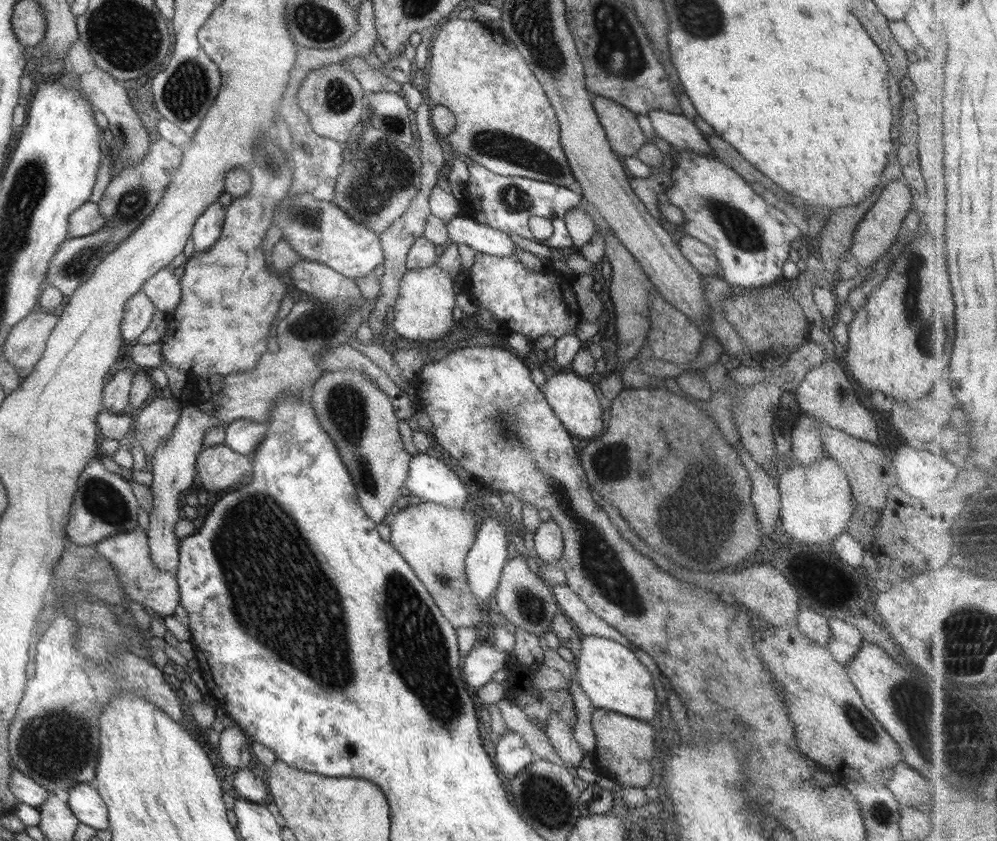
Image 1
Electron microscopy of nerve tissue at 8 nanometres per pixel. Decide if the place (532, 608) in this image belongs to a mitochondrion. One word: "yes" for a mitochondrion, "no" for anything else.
yes

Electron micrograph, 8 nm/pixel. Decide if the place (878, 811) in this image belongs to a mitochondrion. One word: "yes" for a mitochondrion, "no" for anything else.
yes

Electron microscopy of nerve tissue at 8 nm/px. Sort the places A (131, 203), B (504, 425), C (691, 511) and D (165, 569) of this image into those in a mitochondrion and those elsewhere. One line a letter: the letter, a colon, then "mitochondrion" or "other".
A: mitochondrion
B: mitochondrion
C: mitochondrion
D: other

